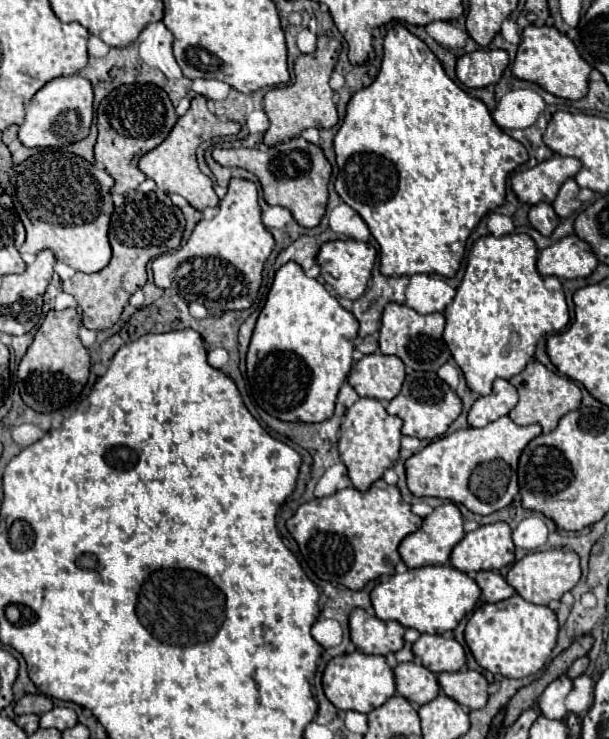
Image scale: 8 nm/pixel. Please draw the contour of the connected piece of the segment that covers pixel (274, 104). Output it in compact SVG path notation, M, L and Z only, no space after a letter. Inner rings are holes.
M321 35L317 41L317 49L315 53L309 55L299 55L295 59L295 83L283 87L283 89L271 89L265 93L265 113L271 121L267 133L265 133L265 145L275 145L287 137L299 137L301 131L309 129L309 127L317 127L317 129L331 129L337 125L339 115L337 115L337 107L333 101L333 89L329 87L329 79L333 73L333 67L337 63L339 57L339 49L341 43L333 37Z

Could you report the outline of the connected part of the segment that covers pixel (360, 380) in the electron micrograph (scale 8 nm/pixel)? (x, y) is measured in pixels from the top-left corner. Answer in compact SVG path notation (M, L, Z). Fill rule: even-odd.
M371 353L357 361L349 373L349 385L361 397L373 397L379 401L391 401L403 385L405 365L395 355Z

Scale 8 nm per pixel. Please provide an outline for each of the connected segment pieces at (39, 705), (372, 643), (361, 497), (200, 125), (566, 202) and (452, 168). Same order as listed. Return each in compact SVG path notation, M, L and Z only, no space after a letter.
M35 693L35 695L25 695L15 703L15 713L17 715L25 715L25 713L47 713L53 709L53 701L51 697L43 695L43 693Z
M353 609L349 615L351 641L361 653L387 655L403 647L405 627L397 621L381 621L365 609Z
M379 479L365 493L347 487L331 497L303 503L287 521L287 529L319 579L361 591L365 583L379 575L393 575L395 565L401 561L397 551L399 543L417 531L421 523L423 519L411 513L411 505L403 501L399 489Z
M197 95L193 101L191 101L191 109L179 117L179 121L175 123L173 131L169 133L169 137L159 145L155 147L153 151L145 153L139 161L139 169L151 177L159 189L163 189L165 193L179 193L181 197L185 197L197 211L203 211L207 207L217 207L219 203L219 197L215 195L213 191L213 181L203 175L197 167L197 159L195 159L195 151L197 147L207 141L207 139L213 139L213 137L225 137L225 135L235 135L239 133L241 125L239 123L233 123L233 121L221 121L219 117L215 117L209 107L207 107L207 99Z
M567 179L563 183L563 187L557 193L557 199L553 201L553 209L557 211L559 217L569 217L573 215L577 209L581 207L581 199L579 199L579 185L575 183L575 179Z
M395 25L387 37L385 37L385 57L381 63L381 71L377 79L369 85L357 91L349 105L347 105L347 117L335 135L335 155L339 165L339 175L335 179L335 189L339 197L353 207L369 225L371 235L381 245L381 273L387 277L395 275L415 275L415 273L439 273L443 277L453 277L461 265L463 253L465 253L465 241L471 235L471 231L477 227L477 223L491 211L495 211L499 205L505 203L507 180L519 165L527 161L527 149L509 137L505 131L501 131L487 109L487 105L481 99L469 97L455 81L451 81L441 65L441 61L433 55L433 51L411 31L407 31L405 25Z

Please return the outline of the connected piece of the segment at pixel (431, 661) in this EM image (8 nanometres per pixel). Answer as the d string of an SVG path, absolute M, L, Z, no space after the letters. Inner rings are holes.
M421 635L413 645L413 653L433 673L459 671L467 661L461 643L457 643L453 637L445 639L443 635Z

